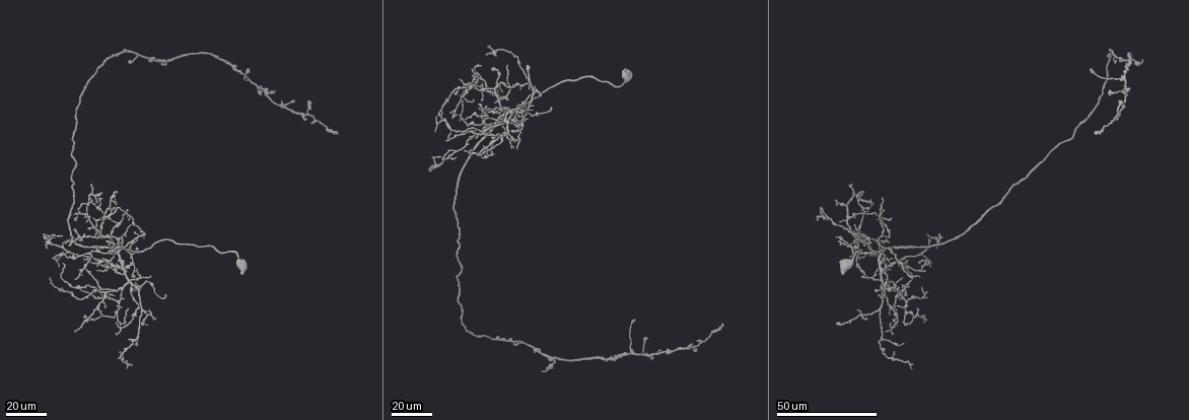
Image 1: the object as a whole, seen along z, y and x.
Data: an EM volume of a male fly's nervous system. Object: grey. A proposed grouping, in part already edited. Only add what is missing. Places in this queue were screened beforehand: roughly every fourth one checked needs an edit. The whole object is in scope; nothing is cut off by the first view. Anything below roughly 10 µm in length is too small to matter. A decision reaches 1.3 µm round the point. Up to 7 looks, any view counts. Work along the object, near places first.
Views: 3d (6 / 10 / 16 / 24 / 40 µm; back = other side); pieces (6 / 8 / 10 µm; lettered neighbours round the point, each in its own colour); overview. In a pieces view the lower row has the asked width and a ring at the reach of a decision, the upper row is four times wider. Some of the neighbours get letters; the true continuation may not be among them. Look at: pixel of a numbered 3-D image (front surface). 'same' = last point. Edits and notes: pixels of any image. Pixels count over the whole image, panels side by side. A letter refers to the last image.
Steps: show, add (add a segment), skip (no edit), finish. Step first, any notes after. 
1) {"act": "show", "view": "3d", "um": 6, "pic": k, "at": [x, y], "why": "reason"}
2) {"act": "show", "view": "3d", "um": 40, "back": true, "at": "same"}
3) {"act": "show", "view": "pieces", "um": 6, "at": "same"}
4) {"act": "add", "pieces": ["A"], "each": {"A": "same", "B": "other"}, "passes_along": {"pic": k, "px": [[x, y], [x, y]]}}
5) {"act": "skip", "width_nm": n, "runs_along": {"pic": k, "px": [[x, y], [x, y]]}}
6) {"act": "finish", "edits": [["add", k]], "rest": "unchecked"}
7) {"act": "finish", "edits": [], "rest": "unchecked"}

{"act": "show", "view": "3d", "um": 40, "pic": 1, "at": [836, 236]}

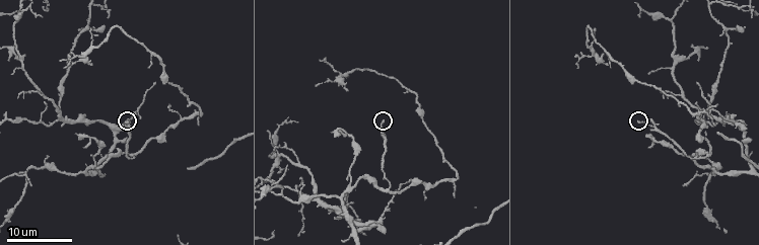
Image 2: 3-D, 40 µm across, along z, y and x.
{"act": "show", "view": "pieces", "um": 6, "pic": 2, "at": [381, 121]}

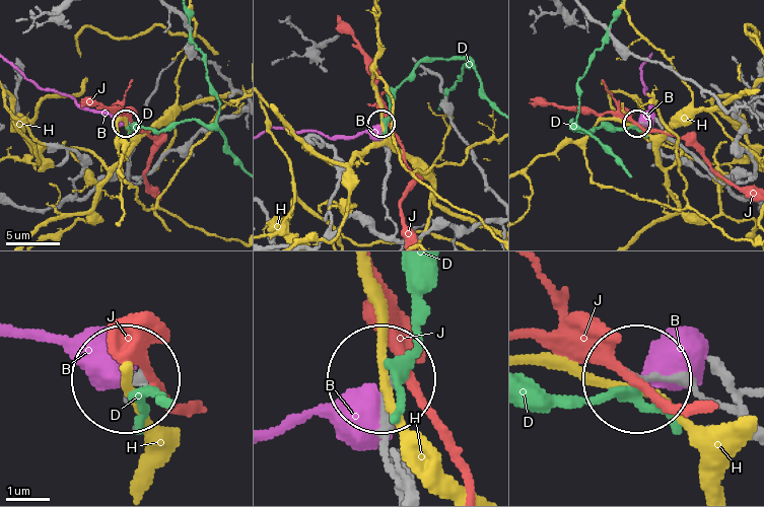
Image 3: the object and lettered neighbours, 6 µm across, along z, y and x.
{"act": "skip", "each": {"B": "other", "D": "other", "H": "other", "J": "other"}, "runs_along": {"pic": 3, "px": [[394, 234], [397, 226], [383, 199], [389, 152], [383, 123]]}, "found": "no lettered segment goes on from it"}

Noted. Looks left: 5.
{"act": "show", "view": "3d", "um": 40, "pic": 1, "at": [456, 158], "why": "thin end"}

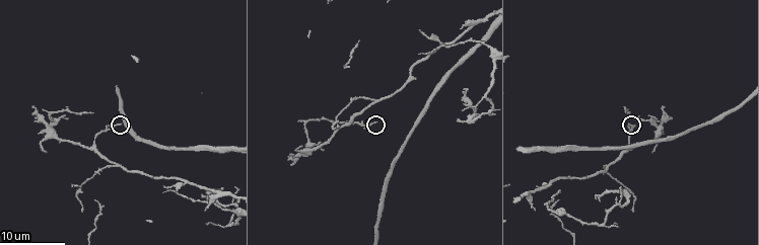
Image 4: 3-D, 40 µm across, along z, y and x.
{"act": "show", "view": "pieces", "um": 8, "pic": 4, "at": [629, 124], "why": "what lies round it"}

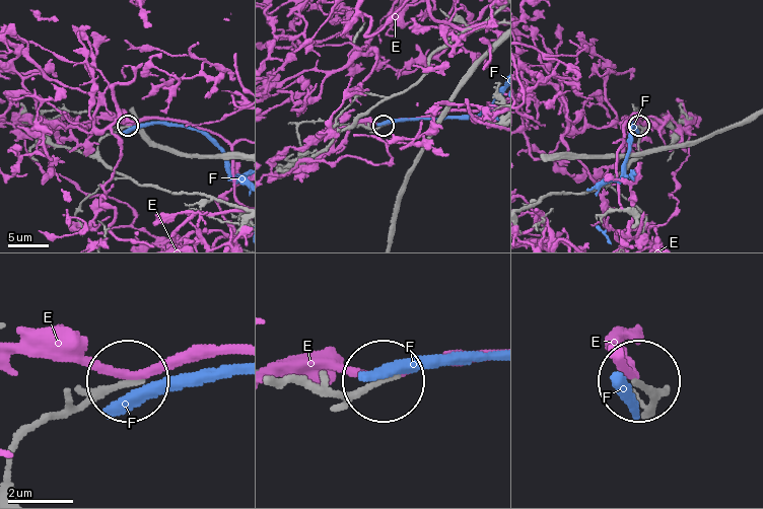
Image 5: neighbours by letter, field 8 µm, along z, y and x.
{"act": "skip", "width_nm": 160, "each": {"E": "other", "F": "other"}, "runs_along": {"pic": 5, "px": [[283, 382], [332, 390], [378, 384]]}, "found": "none of them fits"}

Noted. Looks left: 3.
{"act": "show", "view": "3d", "um": 16, "pic": 4, "at": [91, 111], "why": "free end"}

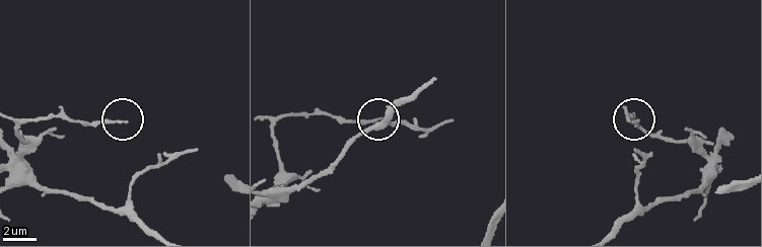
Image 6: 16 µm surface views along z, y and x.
{"act": "show", "view": "pieces", "um": 8, "pic": 6, "at": [126, 122], "why": "what lies round it"}

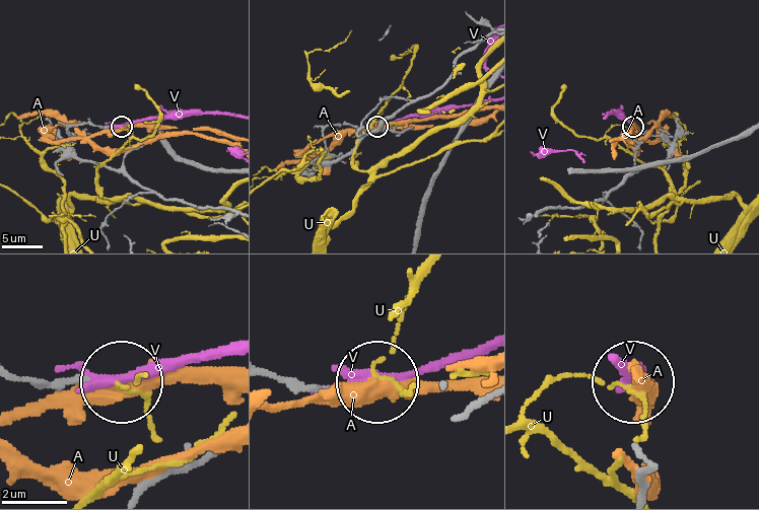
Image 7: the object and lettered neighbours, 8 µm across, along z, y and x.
{"act": "skip", "each": {"A": "other", "U": "other", "V": "other"}, "runs_along": {"pic": 7, "px": [[272, 375], [376, 384]]}, "found": "no lettered segment goes on from it"}

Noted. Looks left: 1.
{"act": "finish", "edits": [], "rest": "unchecked"}

